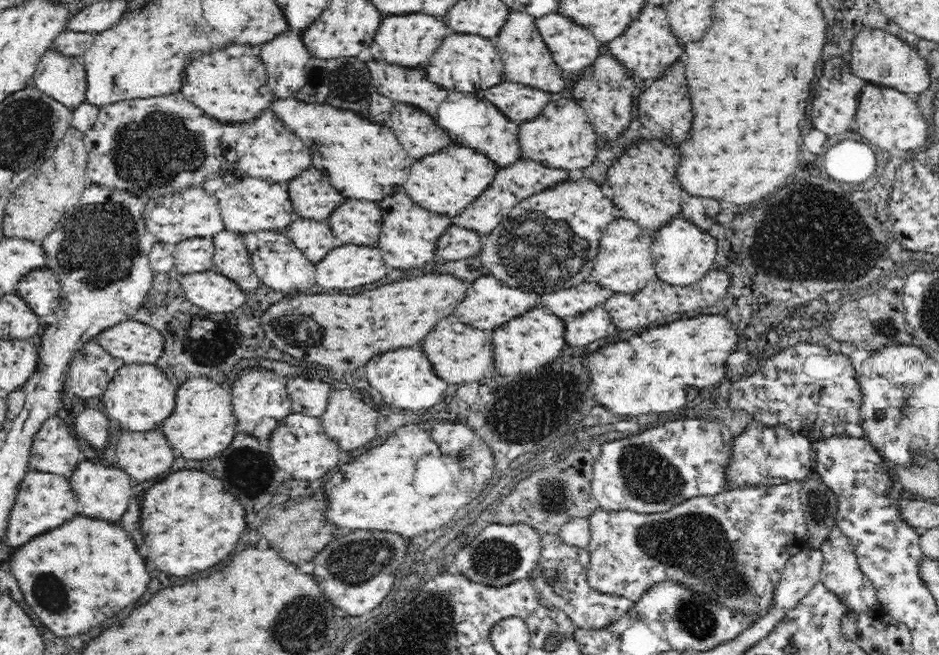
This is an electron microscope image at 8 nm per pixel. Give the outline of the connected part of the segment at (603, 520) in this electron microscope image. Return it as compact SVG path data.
M798 481L776 485L746 482L742 486L731 488L720 494L689 498L681 505L673 506L670 510L664 512L642 514L630 510L618 512L598 510L590 516L592 536L586 548L592 553L593 558L589 569L588 581L594 589L602 591L604 594L618 593L633 600L635 603L640 602L642 596L648 593L649 590L654 589L656 585L662 584L662 582L669 582L690 590L696 596L705 598L712 604L729 610L730 613L741 615L743 618L750 617L752 620L751 624L756 623L760 618L768 616L774 610L774 590L776 590L776 585L780 580L784 566L790 561L790 558L793 558L801 550L809 546L807 524L804 521L805 516L799 501L800 490L801 487Z

